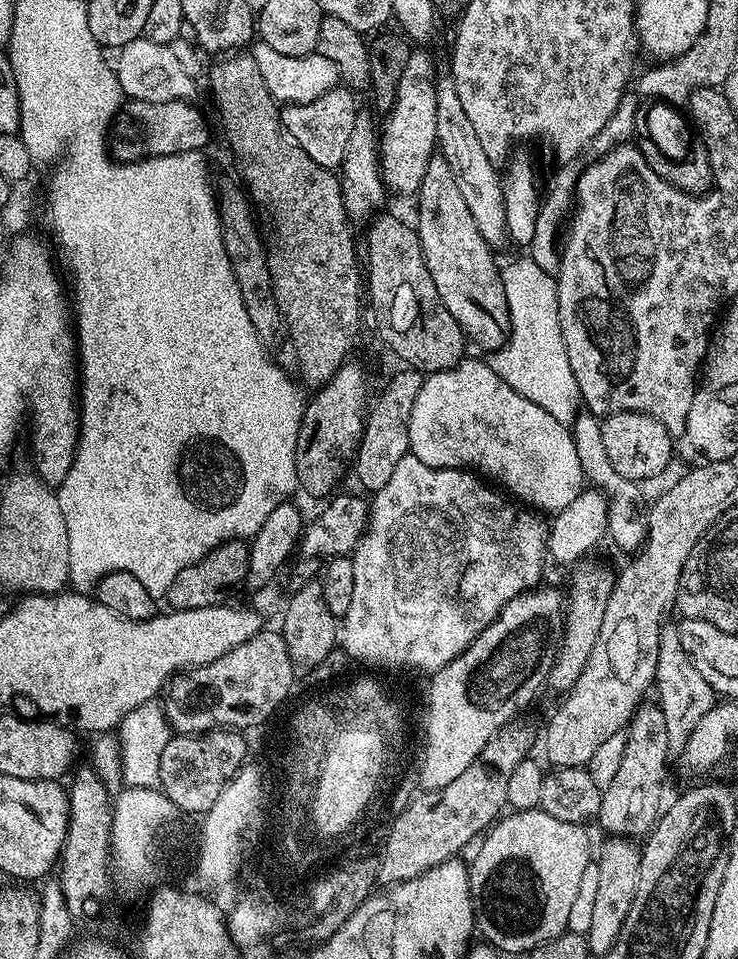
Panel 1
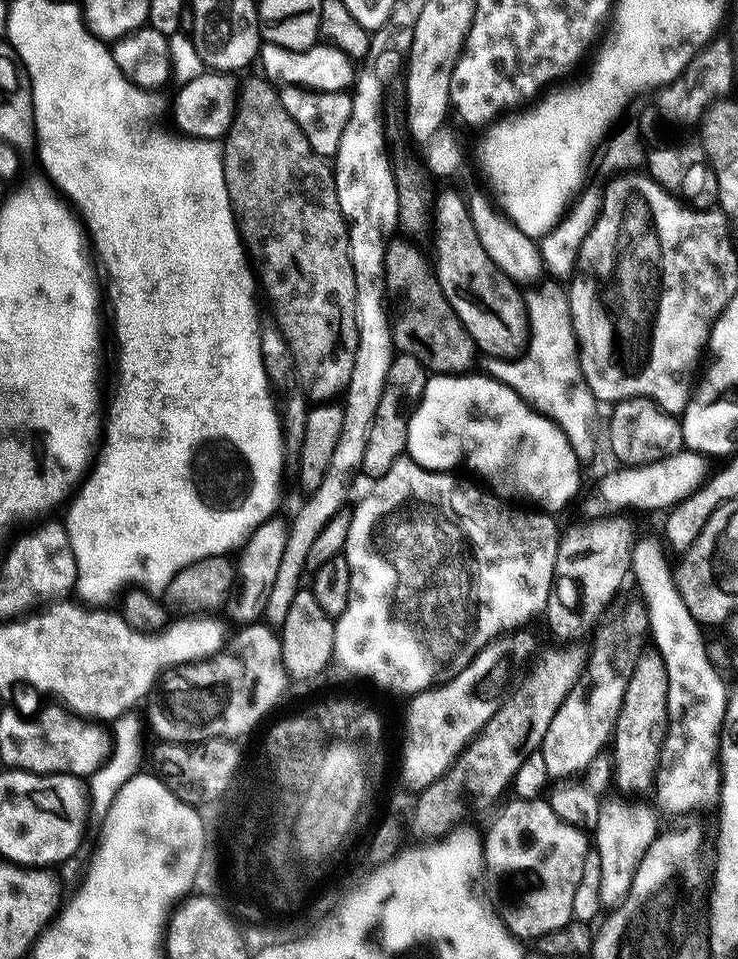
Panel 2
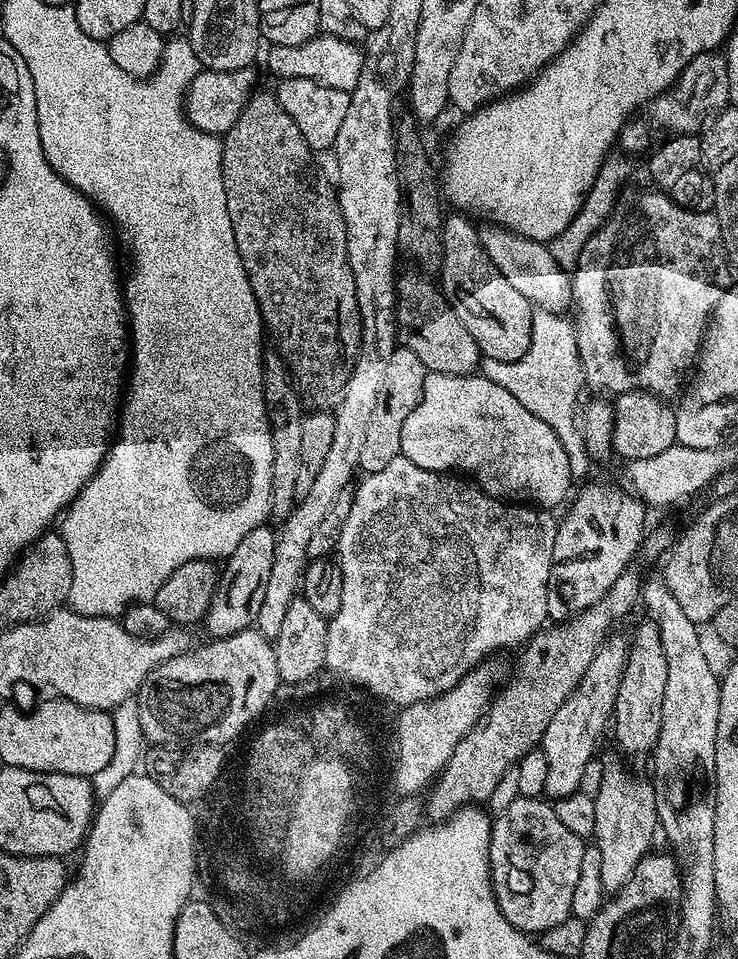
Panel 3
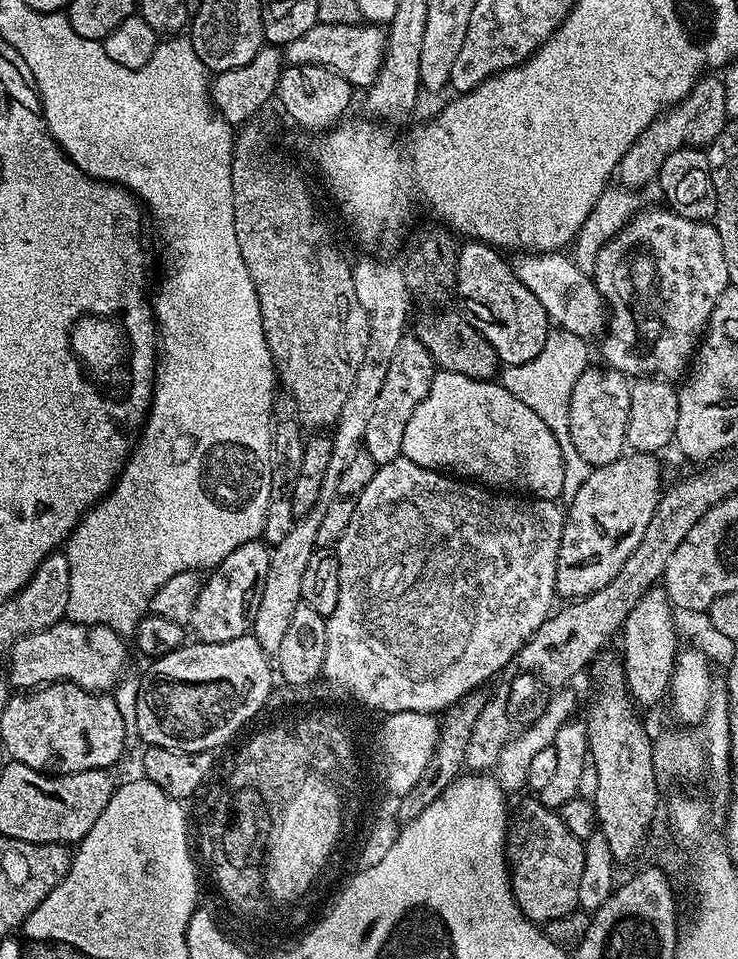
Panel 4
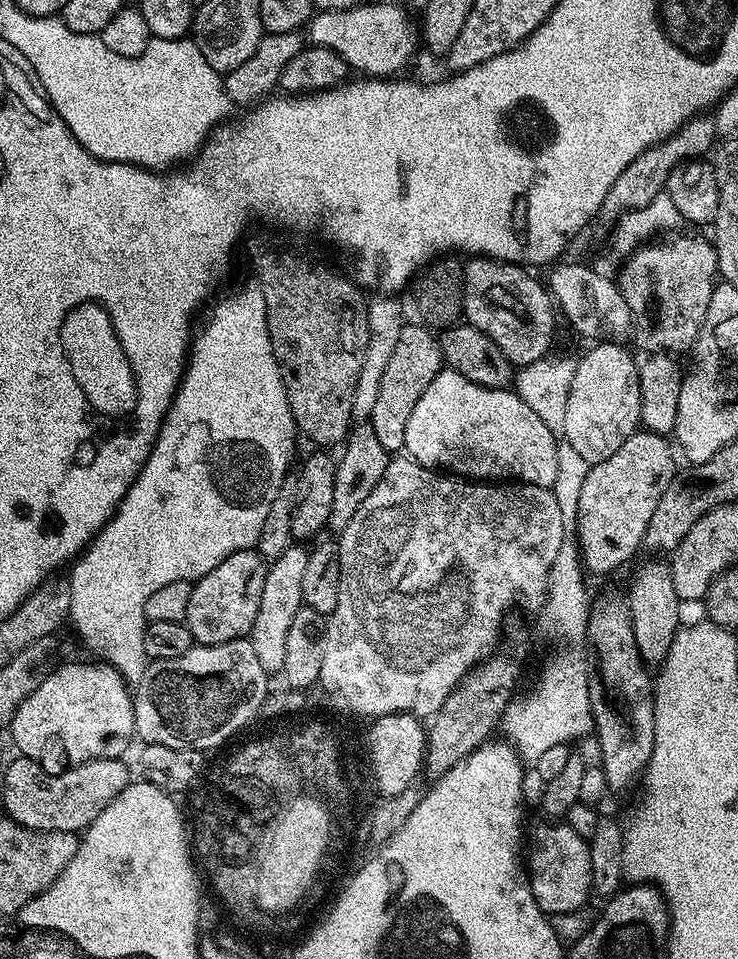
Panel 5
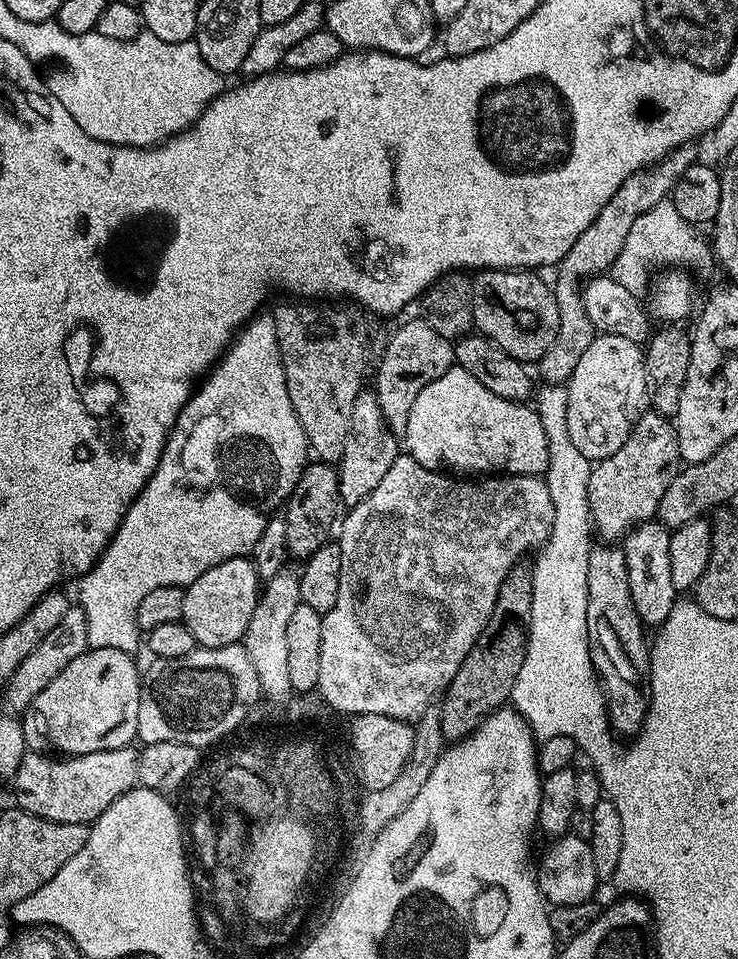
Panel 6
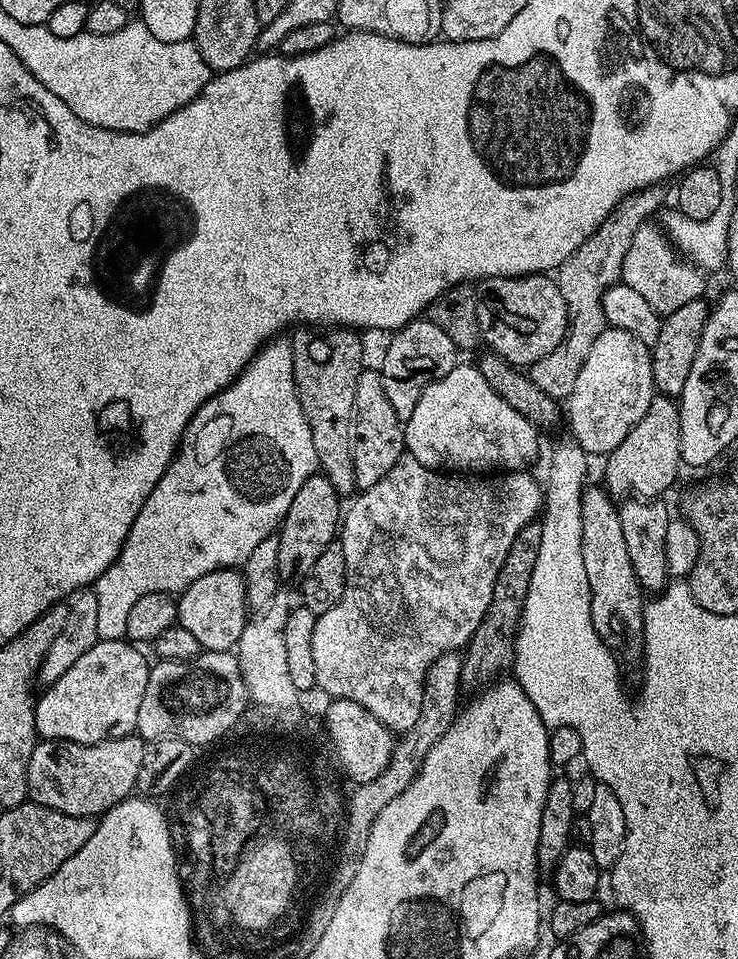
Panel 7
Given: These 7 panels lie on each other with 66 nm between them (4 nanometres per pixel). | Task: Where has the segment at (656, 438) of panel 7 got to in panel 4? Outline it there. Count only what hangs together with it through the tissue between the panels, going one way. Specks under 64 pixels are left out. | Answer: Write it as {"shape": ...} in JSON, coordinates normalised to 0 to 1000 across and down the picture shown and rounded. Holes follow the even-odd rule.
{"shape":[[[847,472],[832,482],[804,489],[799,498],[789,503],[783,515],[768,522],[762,565],[756,569],[753,583],[753,620],[760,627],[779,628],[816,615],[816,611],[827,608],[837,594],[848,590],[848,582],[854,582],[854,578],[859,578],[864,570],[864,565],[870,565],[870,557],[875,557],[875,548],[881,548],[881,540],[886,540],[886,532],[897,516],[892,480],[893,477],[885,472]]]}

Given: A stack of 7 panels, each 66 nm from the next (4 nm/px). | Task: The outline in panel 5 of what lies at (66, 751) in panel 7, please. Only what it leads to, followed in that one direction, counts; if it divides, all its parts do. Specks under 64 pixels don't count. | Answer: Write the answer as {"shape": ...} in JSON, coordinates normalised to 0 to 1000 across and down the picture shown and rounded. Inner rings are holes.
{"shape":[[[30,787],[20,791],[5,805],[5,843],[11,846],[7,848],[20,859],[53,868],[112,869],[176,816],[167,791],[123,792],[88,800],[75,807],[61,803],[53,792]]]}

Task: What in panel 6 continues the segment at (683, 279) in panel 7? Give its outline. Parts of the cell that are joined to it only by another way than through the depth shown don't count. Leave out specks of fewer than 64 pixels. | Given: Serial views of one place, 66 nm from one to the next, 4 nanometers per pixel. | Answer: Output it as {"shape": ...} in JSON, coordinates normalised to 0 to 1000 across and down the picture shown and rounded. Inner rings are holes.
{"shape":[[[909,208],[898,209],[866,224],[859,235],[854,236],[852,247],[827,281],[829,292],[867,309],[879,301],[885,284],[901,279],[931,279],[946,290],[962,291],[973,284],[973,272],[963,253],[958,253],[944,242],[942,235],[924,227]]]}

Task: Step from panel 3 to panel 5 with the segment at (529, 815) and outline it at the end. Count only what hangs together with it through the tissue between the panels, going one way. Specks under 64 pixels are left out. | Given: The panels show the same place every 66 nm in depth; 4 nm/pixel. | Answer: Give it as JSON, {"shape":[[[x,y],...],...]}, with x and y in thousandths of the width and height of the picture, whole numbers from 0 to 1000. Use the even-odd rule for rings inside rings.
{"shape":[[[737,857],[713,876],[713,912],[724,932],[724,941],[744,956],[780,950],[798,942],[802,927],[799,916],[798,877],[791,876],[763,857]]]}

